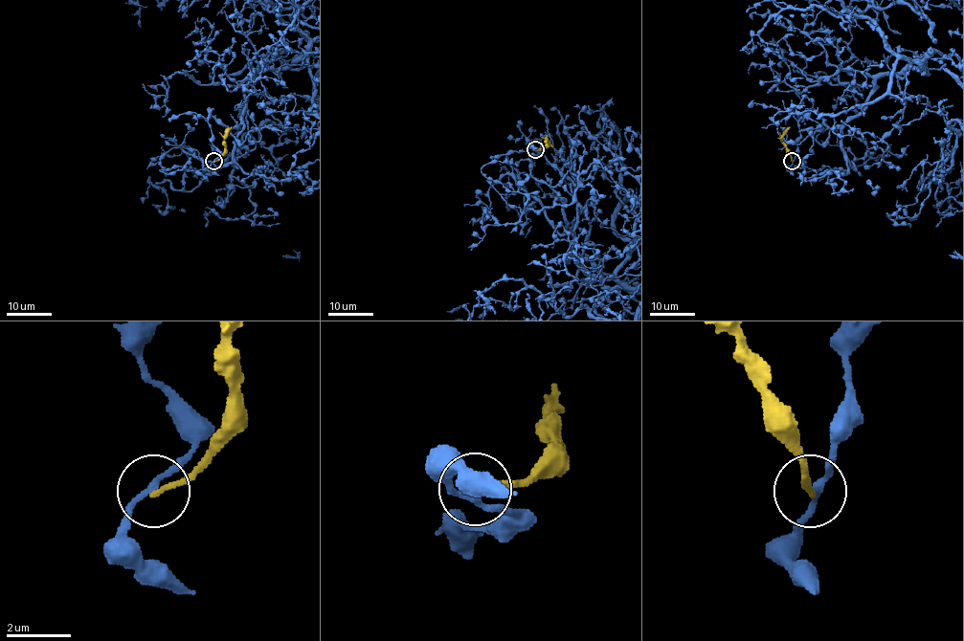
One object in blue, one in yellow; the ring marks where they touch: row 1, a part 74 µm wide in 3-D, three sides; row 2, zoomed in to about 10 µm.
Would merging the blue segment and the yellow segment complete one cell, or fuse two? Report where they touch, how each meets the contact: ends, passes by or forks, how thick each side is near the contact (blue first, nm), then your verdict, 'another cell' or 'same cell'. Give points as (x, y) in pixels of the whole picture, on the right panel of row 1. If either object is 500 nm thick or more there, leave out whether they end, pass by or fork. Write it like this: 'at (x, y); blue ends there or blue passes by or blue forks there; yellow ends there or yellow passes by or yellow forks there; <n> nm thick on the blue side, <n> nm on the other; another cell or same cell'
at (792, 161); blue passes by; yellow ends there; 190 nm thick on the blue side, 170 nm on the other; another cell

